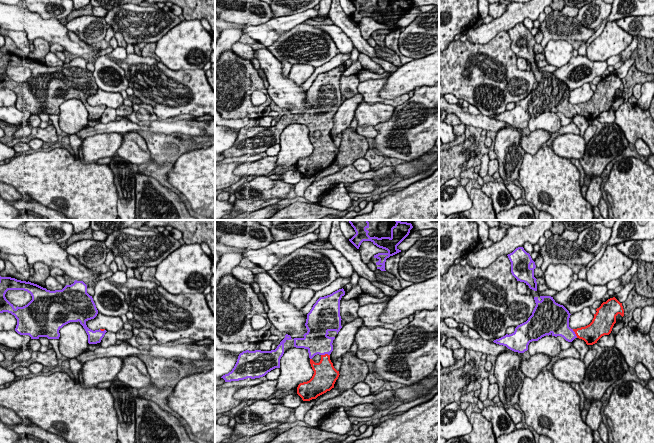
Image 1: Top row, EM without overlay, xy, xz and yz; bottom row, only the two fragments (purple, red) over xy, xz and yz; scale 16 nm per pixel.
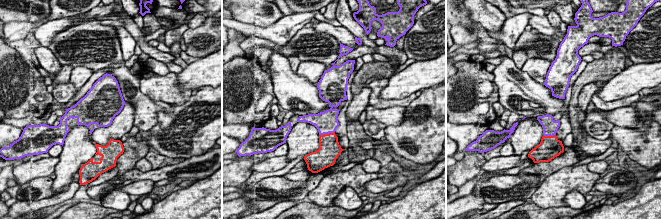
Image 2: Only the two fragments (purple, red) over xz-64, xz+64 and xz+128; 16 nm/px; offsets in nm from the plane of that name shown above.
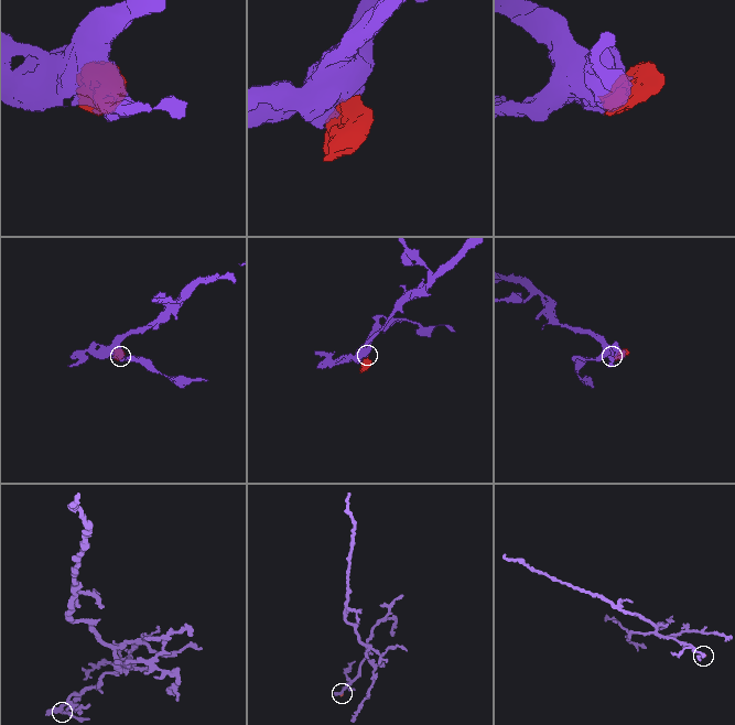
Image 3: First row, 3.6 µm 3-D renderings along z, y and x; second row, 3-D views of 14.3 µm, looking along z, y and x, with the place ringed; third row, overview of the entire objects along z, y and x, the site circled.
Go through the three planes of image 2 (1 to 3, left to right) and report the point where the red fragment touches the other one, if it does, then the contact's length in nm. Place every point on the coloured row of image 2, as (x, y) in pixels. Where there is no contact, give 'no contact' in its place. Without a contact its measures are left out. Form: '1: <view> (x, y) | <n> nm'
1: no contact
2: xz+64 (326, 133) | 260 nm
3: xz+128 (549, 135) | 220 nm

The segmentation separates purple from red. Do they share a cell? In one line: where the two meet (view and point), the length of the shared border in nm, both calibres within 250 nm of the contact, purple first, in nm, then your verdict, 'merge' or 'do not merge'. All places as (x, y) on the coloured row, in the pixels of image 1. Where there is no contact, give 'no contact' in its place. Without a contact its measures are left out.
xz (325, 353) | 140 nm | 380/280 nm | merge

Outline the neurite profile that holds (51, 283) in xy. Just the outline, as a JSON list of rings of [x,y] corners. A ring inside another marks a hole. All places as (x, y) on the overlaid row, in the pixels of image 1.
[[[48,276],[46,279],[45,279],[45,288],[47,290],[50,290],[50,291],[55,291],[55,290],[62,290],[65,286],[60,284],[56,278],[52,277],[52,276]]]

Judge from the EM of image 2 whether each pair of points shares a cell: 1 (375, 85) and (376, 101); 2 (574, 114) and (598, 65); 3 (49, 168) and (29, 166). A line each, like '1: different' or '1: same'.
1: same
2: same
3: same

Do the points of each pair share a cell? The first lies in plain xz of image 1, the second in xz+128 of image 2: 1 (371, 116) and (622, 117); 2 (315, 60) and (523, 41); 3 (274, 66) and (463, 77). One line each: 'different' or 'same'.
1: same
2: same
3: different

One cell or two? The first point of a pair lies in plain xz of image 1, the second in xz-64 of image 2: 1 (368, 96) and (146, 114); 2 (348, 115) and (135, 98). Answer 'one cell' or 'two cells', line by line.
1: two cells
2: two cells

